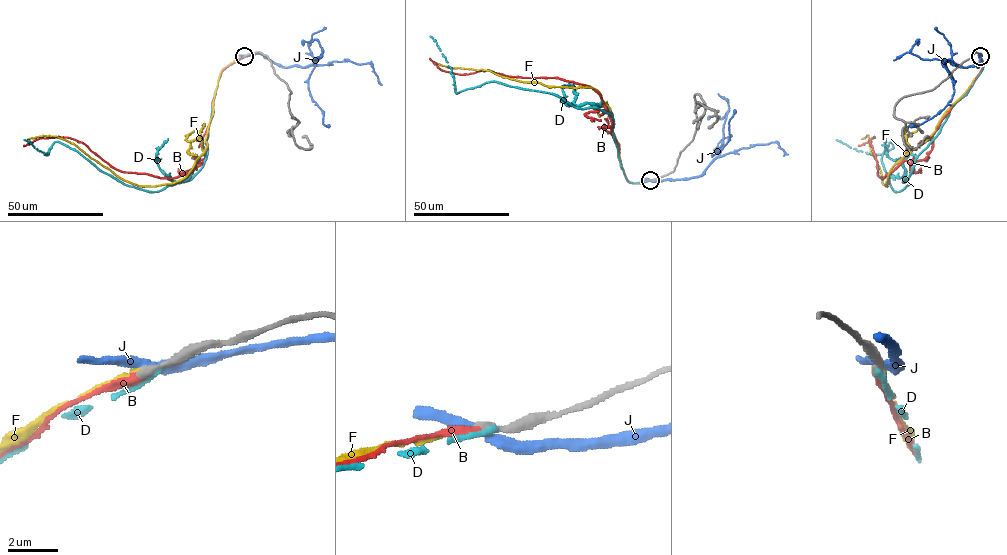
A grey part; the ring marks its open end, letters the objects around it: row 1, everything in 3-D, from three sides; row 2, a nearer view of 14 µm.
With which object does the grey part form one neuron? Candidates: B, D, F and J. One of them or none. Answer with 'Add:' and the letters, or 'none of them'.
Add: B

